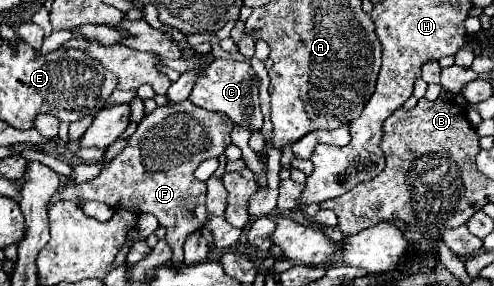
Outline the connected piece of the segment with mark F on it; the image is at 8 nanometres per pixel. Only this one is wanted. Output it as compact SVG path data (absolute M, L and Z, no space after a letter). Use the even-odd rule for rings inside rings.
M190 101L156 107L138 123L136 133L126 141L124 149L102 165L96 179L64 187L58 199L74 203L78 203L78 199L90 199L106 203L112 209L132 207L138 213L152 213L160 225L166 227L166 241L174 251L172 263L182 265L182 245L186 237L194 233L194 229L202 229L208 217L204 207L206 183L194 177L194 169L204 159L224 153L230 145L232 127L232 121L222 113L200 109Z

